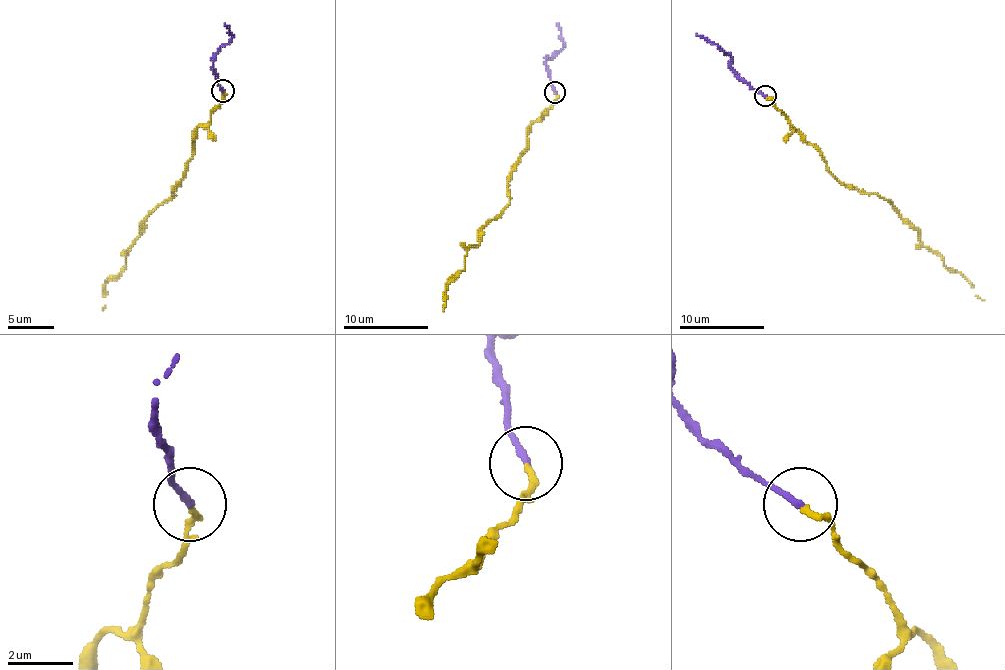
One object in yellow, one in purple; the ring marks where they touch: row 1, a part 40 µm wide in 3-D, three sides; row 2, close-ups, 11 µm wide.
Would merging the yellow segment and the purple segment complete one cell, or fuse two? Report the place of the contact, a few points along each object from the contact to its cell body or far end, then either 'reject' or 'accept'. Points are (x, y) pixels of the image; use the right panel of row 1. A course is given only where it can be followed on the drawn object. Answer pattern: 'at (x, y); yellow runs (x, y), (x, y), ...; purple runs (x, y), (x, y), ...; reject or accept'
at (765, 96); yellow runs (766, 95), (833, 174), (845, 185), (877, 193), (914, 227), (924, 247), (984, 300); purple runs (764, 95), (739, 76), (720, 48), (696, 33); accept

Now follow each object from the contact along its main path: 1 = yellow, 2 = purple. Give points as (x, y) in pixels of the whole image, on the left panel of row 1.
1: (222, 90), (211, 119), (197, 129), (174, 195), (146, 218), (126, 266), (105, 285), (103, 310)
2: (222, 90), (213, 69), (215, 53), (231, 39), (224, 23)

